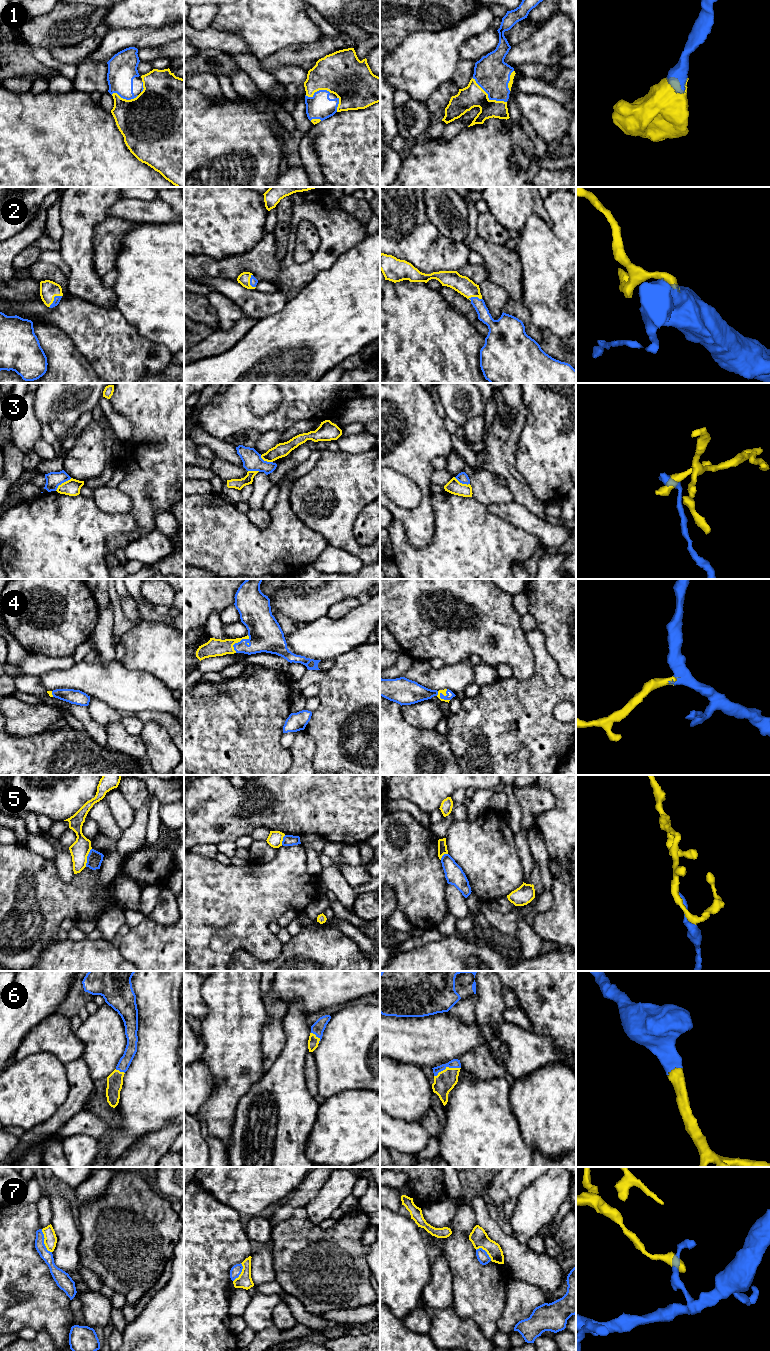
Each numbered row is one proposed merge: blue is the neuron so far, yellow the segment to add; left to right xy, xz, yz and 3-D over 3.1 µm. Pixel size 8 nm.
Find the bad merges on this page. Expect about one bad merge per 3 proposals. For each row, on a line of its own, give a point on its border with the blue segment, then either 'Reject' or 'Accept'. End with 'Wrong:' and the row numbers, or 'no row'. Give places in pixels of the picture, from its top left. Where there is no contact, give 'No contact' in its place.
1: Touches blue at yz (488, 97). Accept
2: Touches blue at xy (54, 299). Accept
3: Touches blue at xy (62, 482). Reject
4: Touches blue at yz (442, 698). Accept
5: Touches blue at xy (87, 857). Reject
6: Touches blue at yz (447, 1066). Accept
7: Touches blue at xy (43, 1241). Reject
Wrong: 3, 5, 7

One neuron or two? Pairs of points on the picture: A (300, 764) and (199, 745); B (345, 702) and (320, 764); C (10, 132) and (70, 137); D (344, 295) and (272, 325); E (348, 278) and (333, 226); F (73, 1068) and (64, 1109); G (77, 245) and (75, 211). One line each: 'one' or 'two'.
A: two
B: one
C: one
D: one
E: two
F: one
G: one

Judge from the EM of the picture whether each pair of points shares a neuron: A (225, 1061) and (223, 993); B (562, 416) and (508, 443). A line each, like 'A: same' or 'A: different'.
A: same
B: different

